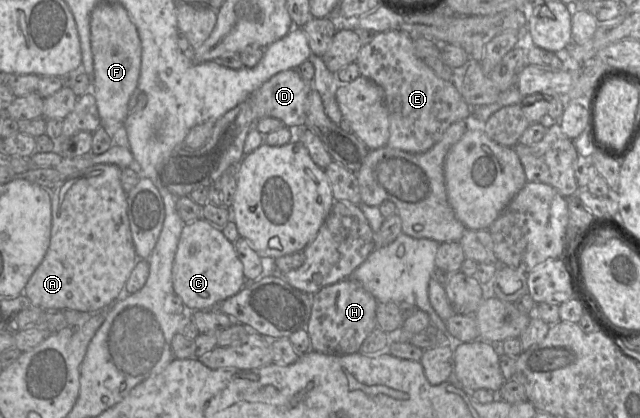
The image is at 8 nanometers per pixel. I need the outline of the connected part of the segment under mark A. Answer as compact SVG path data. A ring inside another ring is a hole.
M97 164L70 175L50 191L52 222L49 247L23 292L35 306L45 311L95 313L109 309L124 295L126 282L139 258L127 213L128 194L122 188L120 170L116 165Z

